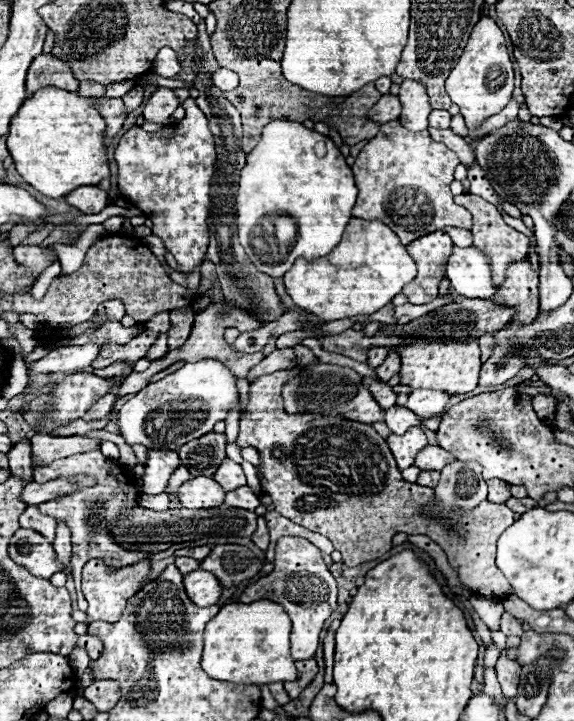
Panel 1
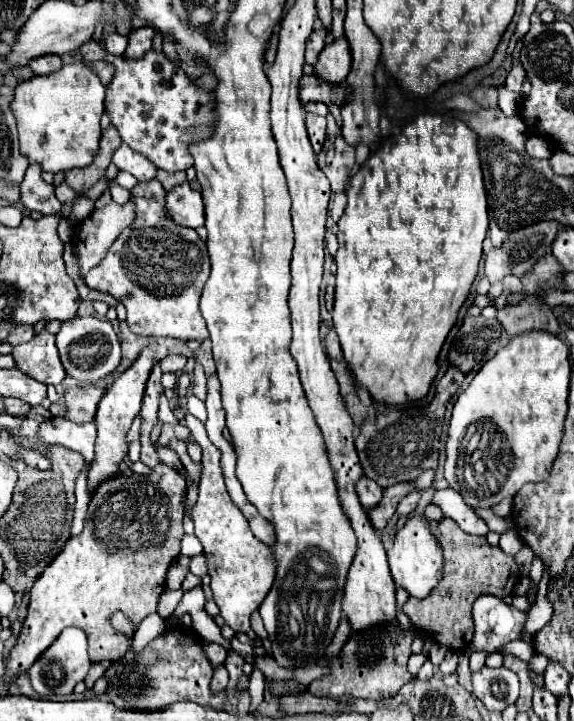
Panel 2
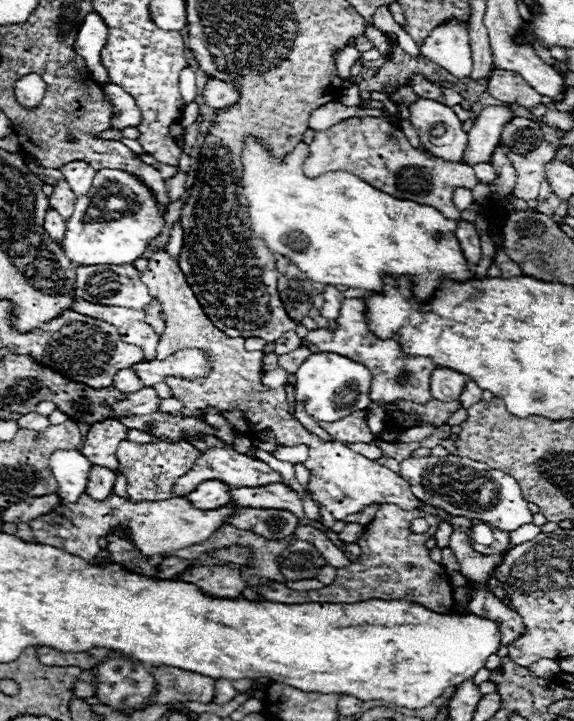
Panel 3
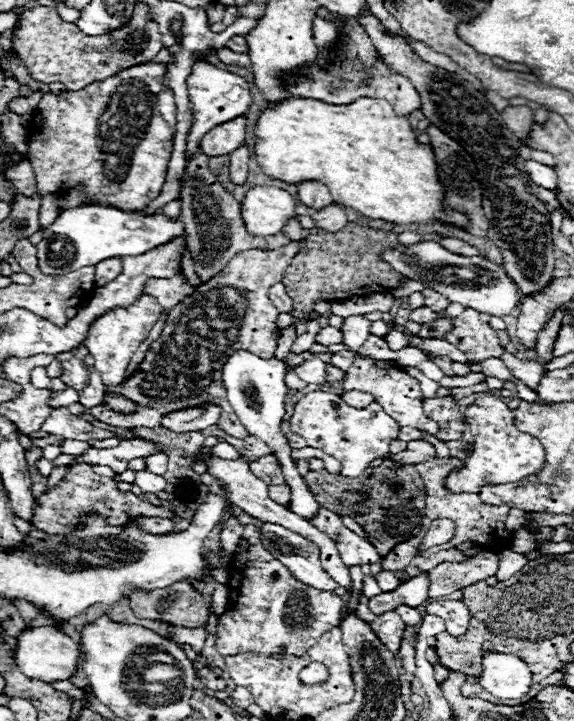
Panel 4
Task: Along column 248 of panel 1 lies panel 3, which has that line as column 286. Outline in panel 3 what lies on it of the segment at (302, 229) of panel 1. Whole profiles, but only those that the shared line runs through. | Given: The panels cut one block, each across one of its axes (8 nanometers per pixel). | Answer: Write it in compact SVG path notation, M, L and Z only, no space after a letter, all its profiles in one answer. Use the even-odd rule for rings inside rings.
M254 136L244 140L242 150L242 188L248 200L250 218L258 218L252 228L268 244L272 252L284 254L294 266L298 266L312 282L320 284L346 284L362 290L380 290L380 274L412 274L418 286L418 298L430 298L436 288L436 280L448 274L452 280L464 282L472 276L468 262L460 250L456 238L456 220L446 218L440 210L408 200L394 198L370 186L362 178L350 172L328 172L316 178L308 178L302 172L302 164L308 158L308 146L302 140L292 152L276 158Z

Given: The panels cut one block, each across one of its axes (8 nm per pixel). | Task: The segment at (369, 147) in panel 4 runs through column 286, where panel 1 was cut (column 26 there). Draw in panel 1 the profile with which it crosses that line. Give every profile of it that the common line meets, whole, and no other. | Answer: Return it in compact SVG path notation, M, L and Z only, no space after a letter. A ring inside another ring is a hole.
M40 88L36 94L24 100L24 106L12 116L8 132L8 152L14 158L18 174L40 194L50 198L62 198L80 186L96 186L102 178L110 178L104 152L104 130L106 122L92 106L90 98L82 98L74 92L60 88Z

